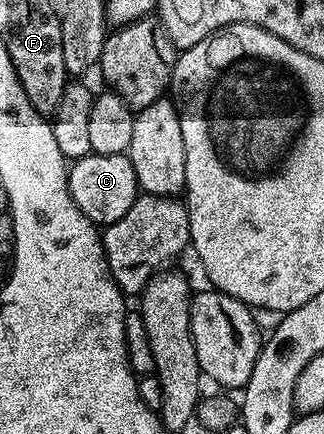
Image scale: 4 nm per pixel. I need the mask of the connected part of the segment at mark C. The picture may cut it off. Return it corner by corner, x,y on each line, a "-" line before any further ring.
90,153
75,159
68,171
68,194
77,209
97,227
103,228
122,220
138,197
136,173
127,153

